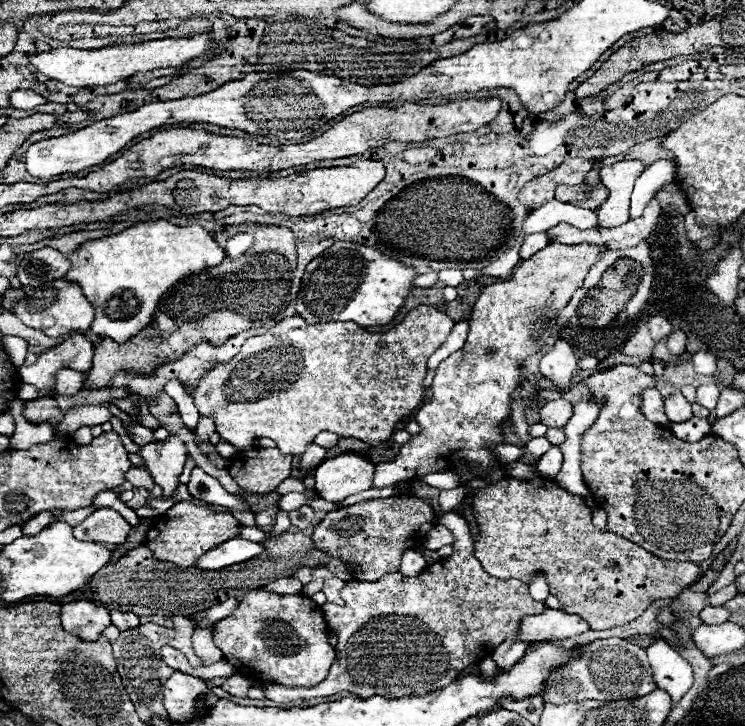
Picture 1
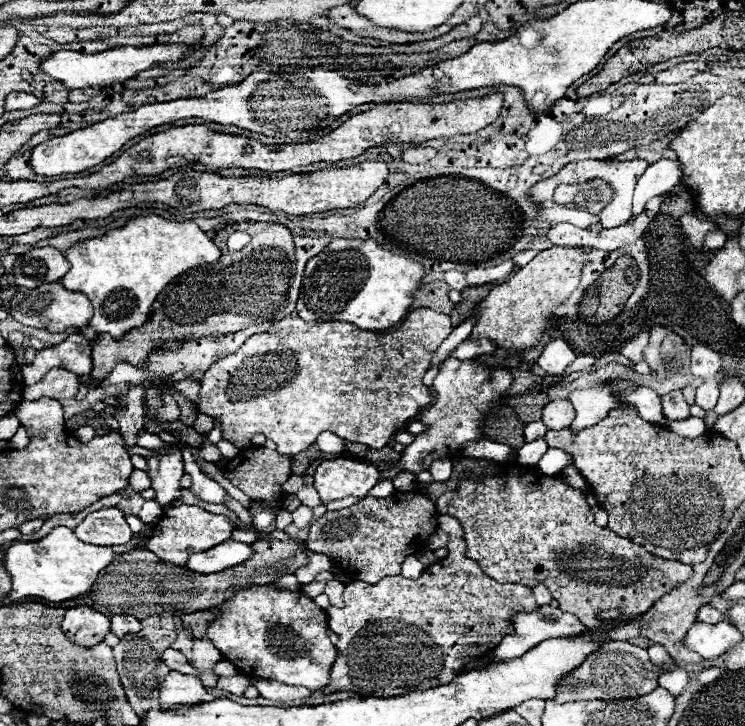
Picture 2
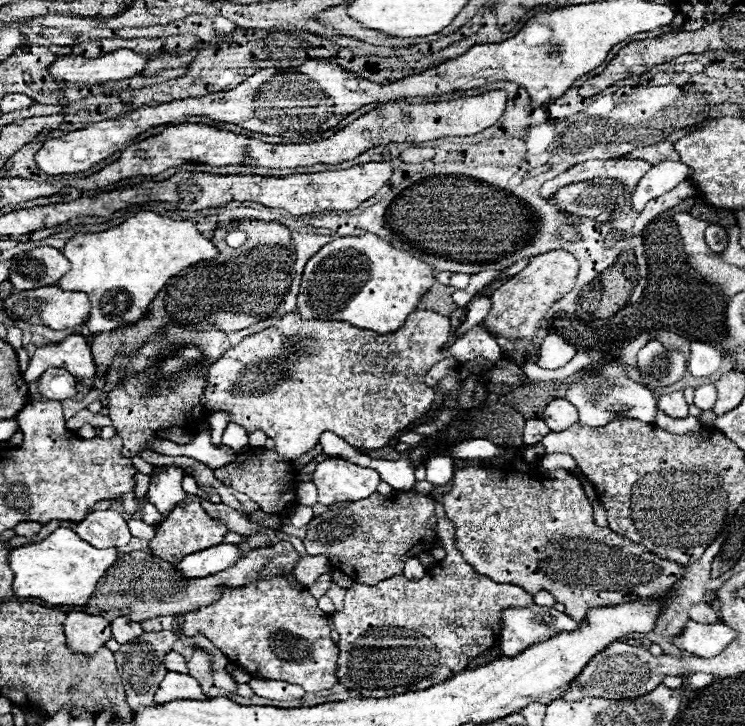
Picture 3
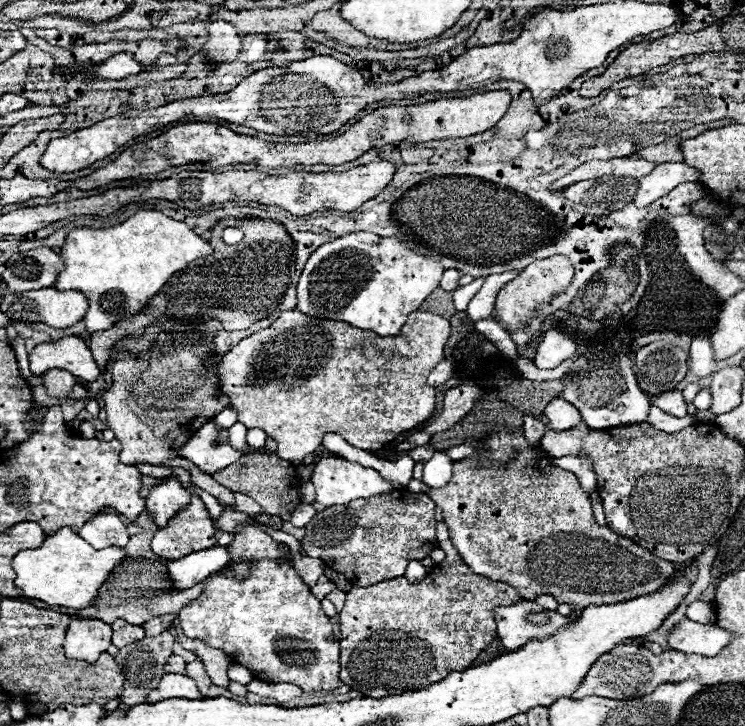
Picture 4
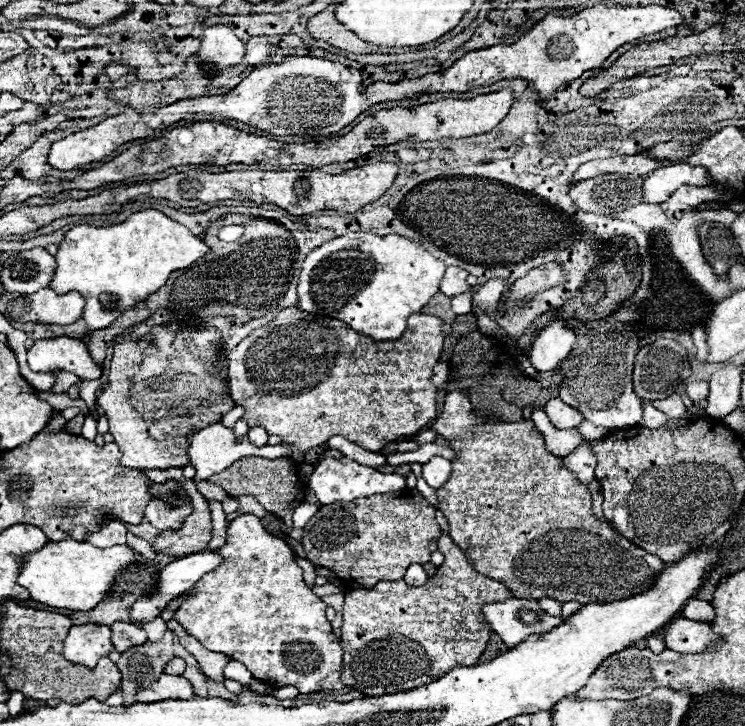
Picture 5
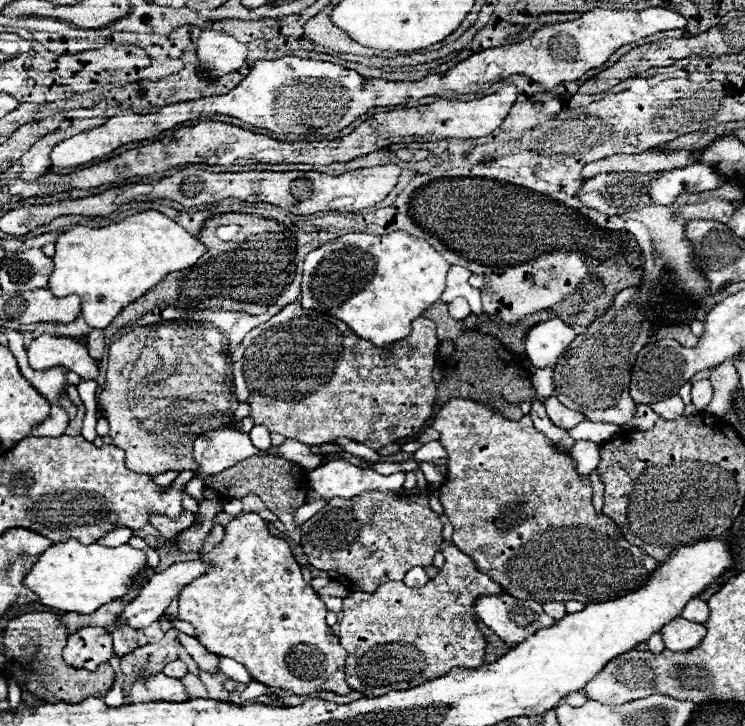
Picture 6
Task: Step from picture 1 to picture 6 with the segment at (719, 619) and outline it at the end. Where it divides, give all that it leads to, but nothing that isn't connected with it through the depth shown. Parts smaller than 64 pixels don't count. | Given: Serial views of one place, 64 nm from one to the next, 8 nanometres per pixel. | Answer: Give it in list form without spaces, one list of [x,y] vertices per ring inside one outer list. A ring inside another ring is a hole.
[[[698,598],[690,600],[690,602],[686,604],[684,612],[682,612],[682,618],[690,620],[690,622],[704,624],[704,622],[706,622],[706,618],[708,618],[708,604],[706,604],[706,602],[702,602],[702,600],[698,600]]]

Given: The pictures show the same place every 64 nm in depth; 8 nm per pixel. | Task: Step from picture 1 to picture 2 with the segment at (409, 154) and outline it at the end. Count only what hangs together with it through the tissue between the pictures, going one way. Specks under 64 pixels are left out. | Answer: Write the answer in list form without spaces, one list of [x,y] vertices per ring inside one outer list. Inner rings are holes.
[[[414,146],[414,148],[408,148],[408,150],[402,154],[402,160],[408,162],[408,164],[424,164],[424,162],[432,160],[434,156],[436,156],[436,148]]]

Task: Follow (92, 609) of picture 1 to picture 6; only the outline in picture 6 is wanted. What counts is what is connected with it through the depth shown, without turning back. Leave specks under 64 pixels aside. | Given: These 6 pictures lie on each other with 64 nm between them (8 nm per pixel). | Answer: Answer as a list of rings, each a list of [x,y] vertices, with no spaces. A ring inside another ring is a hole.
[[[86,626],[68,636],[64,646],[64,660],[74,668],[96,670],[98,664],[108,662],[112,656],[112,638],[106,628]]]

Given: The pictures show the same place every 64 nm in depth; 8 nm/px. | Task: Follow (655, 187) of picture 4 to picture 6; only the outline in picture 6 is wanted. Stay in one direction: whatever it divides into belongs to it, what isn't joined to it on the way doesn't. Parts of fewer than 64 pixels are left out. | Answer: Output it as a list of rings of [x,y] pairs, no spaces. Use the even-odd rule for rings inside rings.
[[[695,163],[682,169],[660,172],[650,182],[648,192],[650,192],[652,202],[668,206],[684,190],[704,192],[704,190],[714,190],[726,182],[727,179],[722,178],[712,167]]]

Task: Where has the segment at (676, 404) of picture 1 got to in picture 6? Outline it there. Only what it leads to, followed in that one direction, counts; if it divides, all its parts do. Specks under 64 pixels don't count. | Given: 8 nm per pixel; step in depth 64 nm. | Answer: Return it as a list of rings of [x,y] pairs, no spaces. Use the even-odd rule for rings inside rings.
[[[672,396],[672,398],[666,398],[662,402],[654,402],[650,404],[654,408],[654,412],[658,412],[664,420],[676,420],[678,416],[682,416],[684,412],[684,402],[680,400],[680,396]]]

